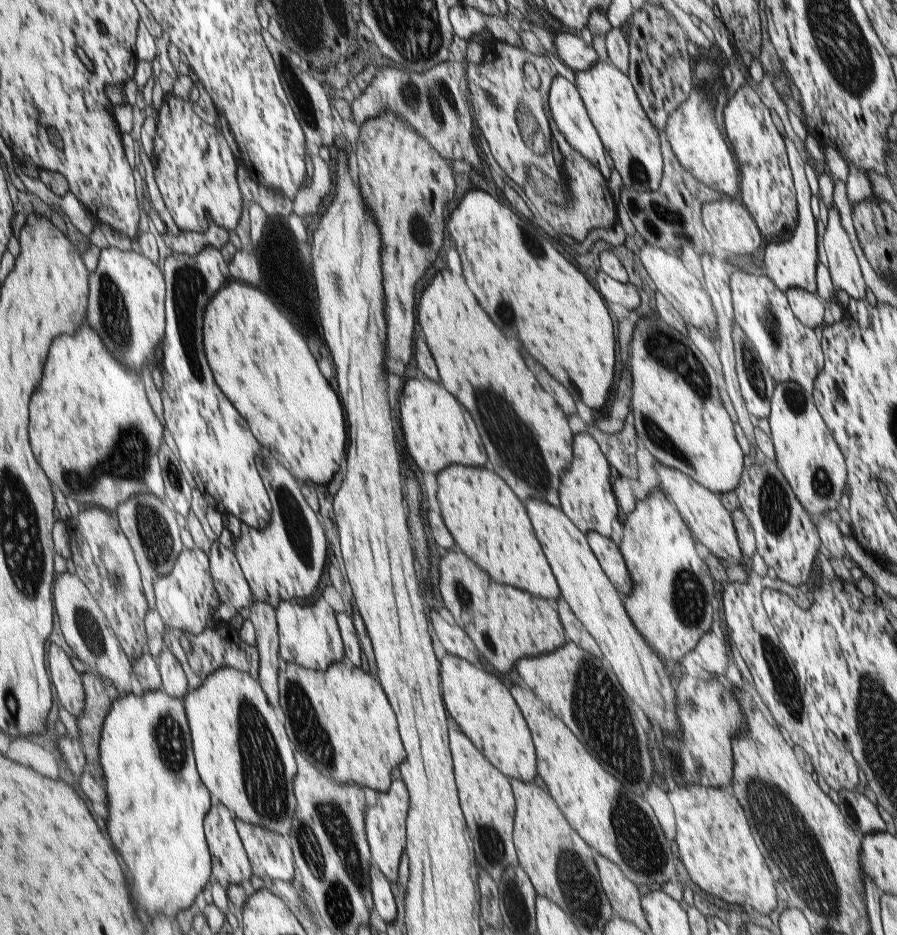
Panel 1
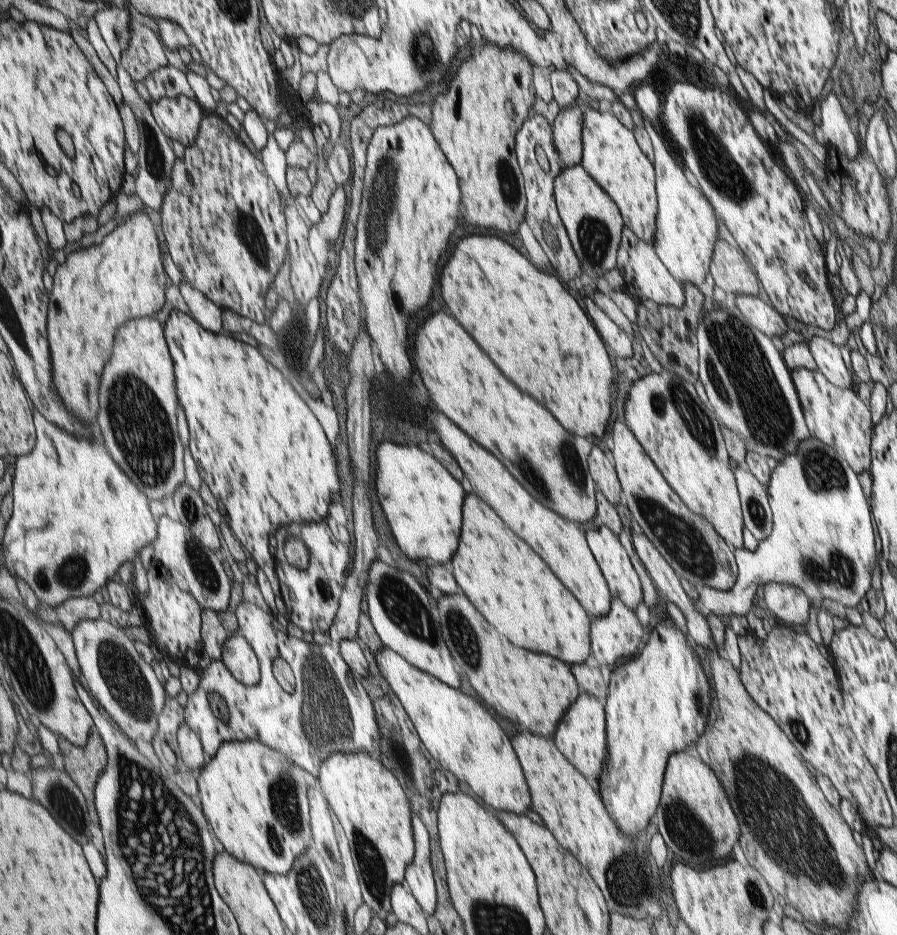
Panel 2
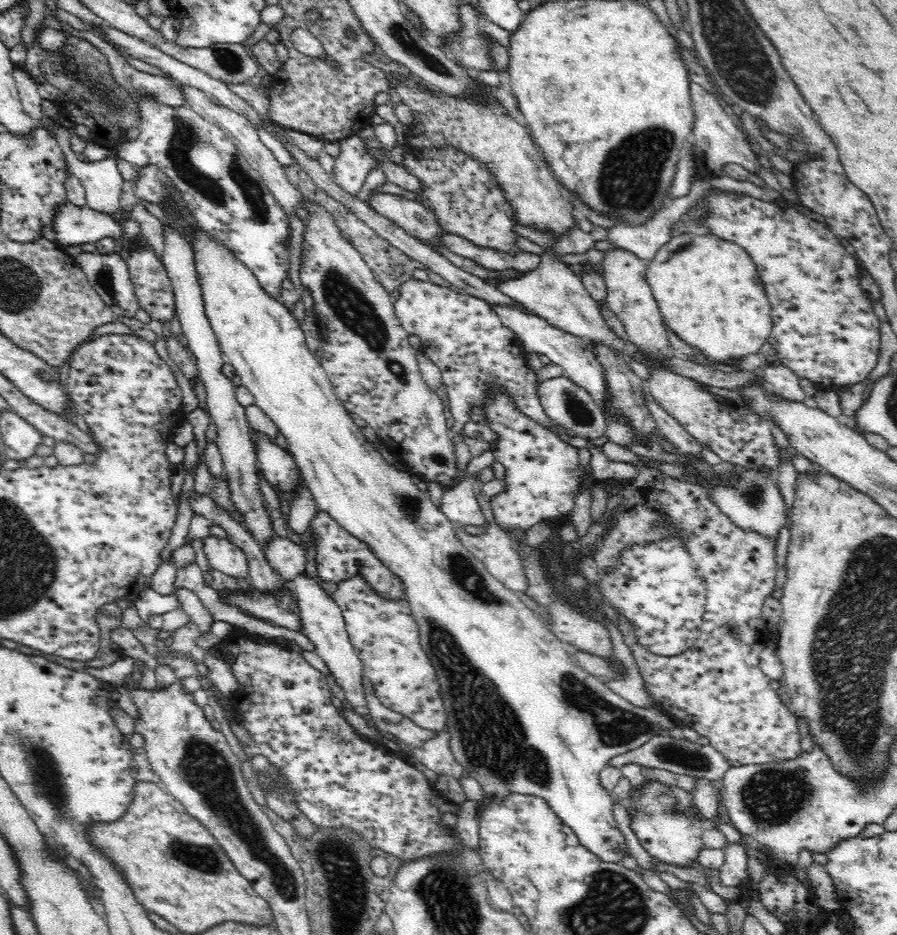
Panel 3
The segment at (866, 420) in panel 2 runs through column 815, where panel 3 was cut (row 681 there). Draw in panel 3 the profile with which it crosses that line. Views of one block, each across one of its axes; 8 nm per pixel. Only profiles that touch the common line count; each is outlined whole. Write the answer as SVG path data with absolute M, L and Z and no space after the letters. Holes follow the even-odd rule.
M354 575L332 588L332 598L340 607L345 629L355 653L361 660L363 674L370 680L373 693L383 706L408 717L418 726L436 732L447 730L447 716L441 700L441 687L435 668L421 647L416 621L402 600L394 601L376 593L362 575Z

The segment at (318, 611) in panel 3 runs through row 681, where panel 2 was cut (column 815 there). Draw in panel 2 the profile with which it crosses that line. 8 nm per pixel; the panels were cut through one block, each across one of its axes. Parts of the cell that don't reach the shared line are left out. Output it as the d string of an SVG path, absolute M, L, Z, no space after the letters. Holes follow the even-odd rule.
M814 336L808 345L818 370L830 381L830 384L842 390L854 387L850 368L842 359L839 346L818 336Z

